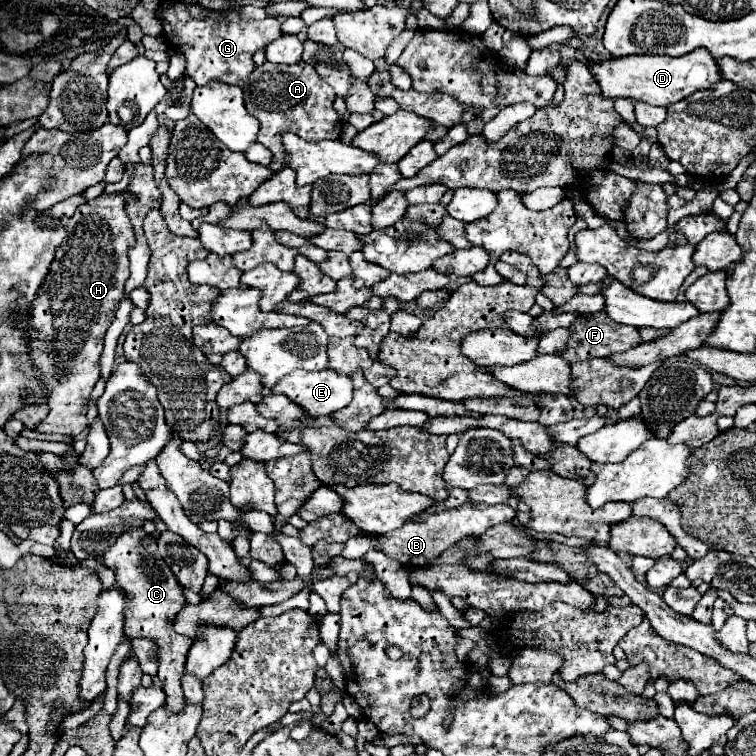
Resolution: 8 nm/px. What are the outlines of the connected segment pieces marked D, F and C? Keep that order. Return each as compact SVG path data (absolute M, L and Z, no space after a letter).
M696 48L680 58L650 54L612 58L608 62L592 64L590 70L600 84L604 98L632 98L648 102L652 106L670 106L698 90L708 90L712 84L722 80L722 72L718 70L716 58L706 48Z
M604 310L598 314L578 316L570 330L570 340L560 352L560 356L568 362L590 360L596 356L612 356L640 344L638 328L612 322L612 318Z
M144 528L128 530L118 536L110 552L104 554L104 564L116 572L116 584L132 598L130 606L126 606L126 636L130 638L148 638L158 644L158 678L162 680L162 688L166 692L166 710L180 712L186 706L186 698L182 694L182 674L186 654L192 646L190 638L184 638L172 630L172 620L178 610L184 606L186 598L180 582L174 578L172 570L166 566L158 552L156 538Z

